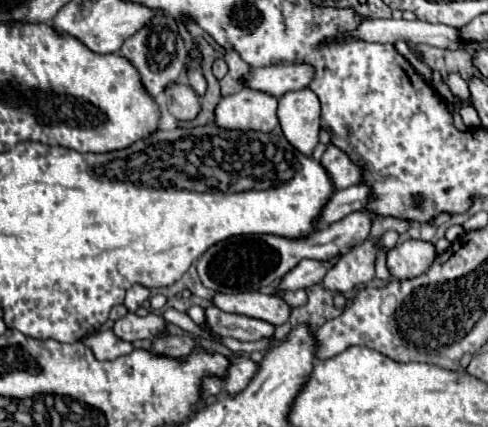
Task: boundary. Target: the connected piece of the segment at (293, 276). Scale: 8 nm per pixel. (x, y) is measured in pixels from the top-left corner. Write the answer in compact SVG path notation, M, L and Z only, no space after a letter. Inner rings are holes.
M335 256L331 260L303 260L299 262L299 266L295 266L295 270L291 270L291 274L283 276L279 294L283 294L285 290L297 290L297 288L309 288L317 282L321 282L327 274L329 268L333 268L339 262L341 256Z

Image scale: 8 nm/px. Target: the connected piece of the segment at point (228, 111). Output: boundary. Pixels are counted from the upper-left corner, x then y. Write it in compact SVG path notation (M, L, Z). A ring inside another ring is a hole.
M245 86L241 92L221 98L215 108L217 124L227 130L271 132L277 124L277 98Z

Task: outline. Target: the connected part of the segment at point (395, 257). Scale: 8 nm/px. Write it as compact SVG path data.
M407 240L387 250L387 268L395 278L415 278L435 260L435 246L423 240Z

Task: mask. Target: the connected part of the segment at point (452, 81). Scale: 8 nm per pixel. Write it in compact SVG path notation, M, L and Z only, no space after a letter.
M451 74L449 80L447 80L451 92L459 98L459 100L467 100L471 102L471 92L469 92L469 84L459 76L459 74Z

